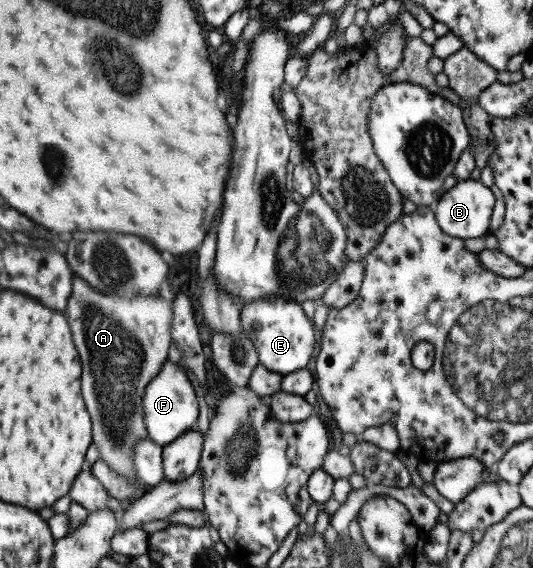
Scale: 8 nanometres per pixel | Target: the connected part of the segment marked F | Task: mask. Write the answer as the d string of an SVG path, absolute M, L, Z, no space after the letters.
M166 360L161 365L161 371L143 389L143 419L147 438L159 447L171 444L179 435L189 431L196 421L198 402L185 370Z

